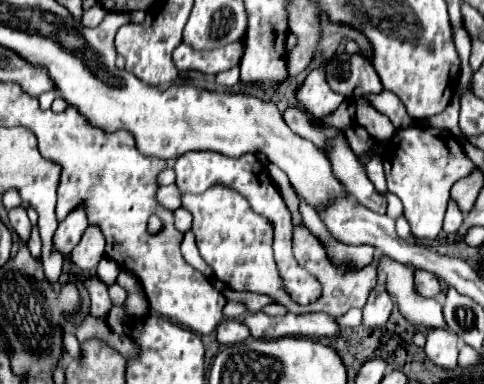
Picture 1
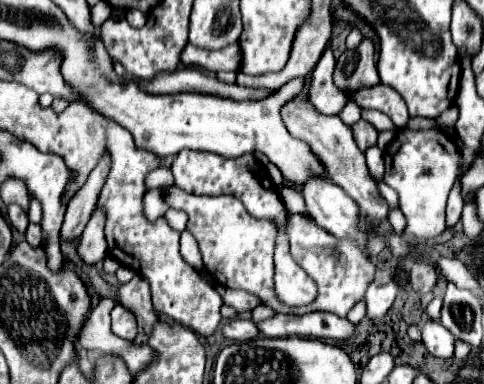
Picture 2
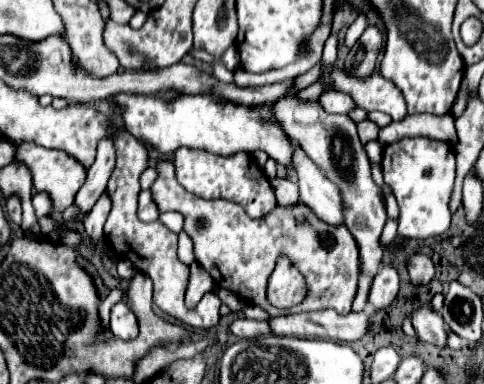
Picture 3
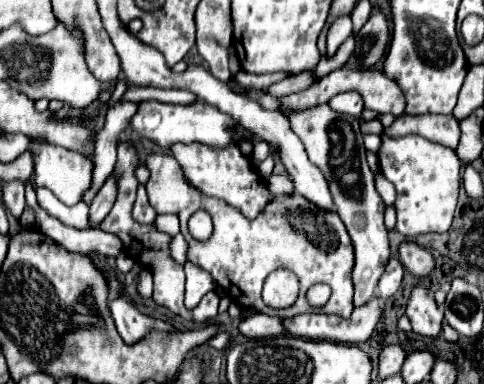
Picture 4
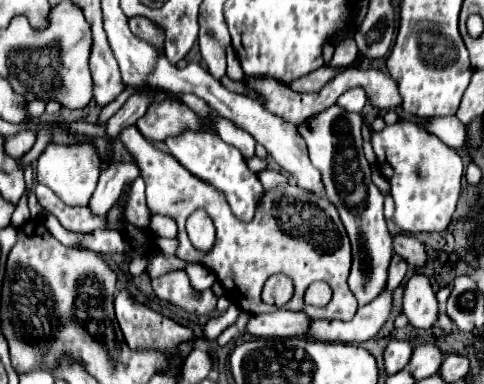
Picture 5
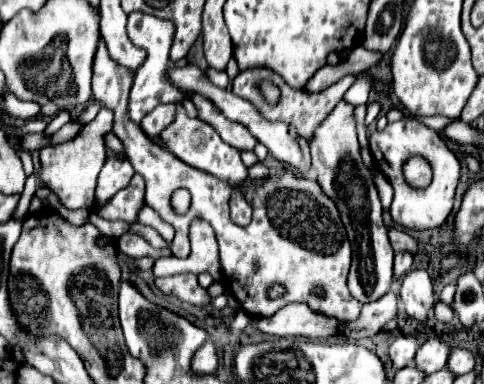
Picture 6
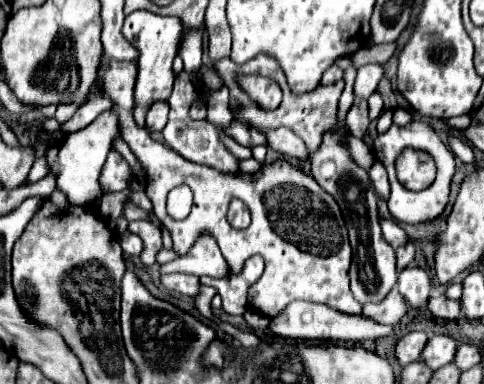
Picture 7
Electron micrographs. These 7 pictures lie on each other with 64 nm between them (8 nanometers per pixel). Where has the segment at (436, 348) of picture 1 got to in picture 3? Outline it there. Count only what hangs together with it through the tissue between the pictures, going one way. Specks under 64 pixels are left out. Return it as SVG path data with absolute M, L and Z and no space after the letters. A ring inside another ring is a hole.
M418 306L418 310L412 314L412 324L422 342L428 342L438 348L446 348L448 344L446 324L442 316L434 312L430 306Z

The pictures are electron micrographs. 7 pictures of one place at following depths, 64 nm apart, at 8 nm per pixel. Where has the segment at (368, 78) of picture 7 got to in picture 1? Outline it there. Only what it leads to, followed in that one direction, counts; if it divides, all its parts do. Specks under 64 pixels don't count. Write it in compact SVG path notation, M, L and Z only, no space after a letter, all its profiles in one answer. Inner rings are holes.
M328 60L323 61L322 66L312 70L304 78L304 82L296 88L298 106L304 108L306 112L310 112L312 116L326 116L326 114L334 112L340 106L340 102L344 100L344 96L332 92L326 82L325 67L328 63Z

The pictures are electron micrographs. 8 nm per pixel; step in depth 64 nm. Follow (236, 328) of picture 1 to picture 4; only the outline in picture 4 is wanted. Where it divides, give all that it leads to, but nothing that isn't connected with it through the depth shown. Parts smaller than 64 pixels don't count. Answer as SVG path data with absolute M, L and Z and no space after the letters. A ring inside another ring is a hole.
M254 314L250 318L244 318L238 324L238 330L246 338L268 338L268 336L280 336L280 334L284 334L284 330L282 330L282 318L266 316L266 314Z

